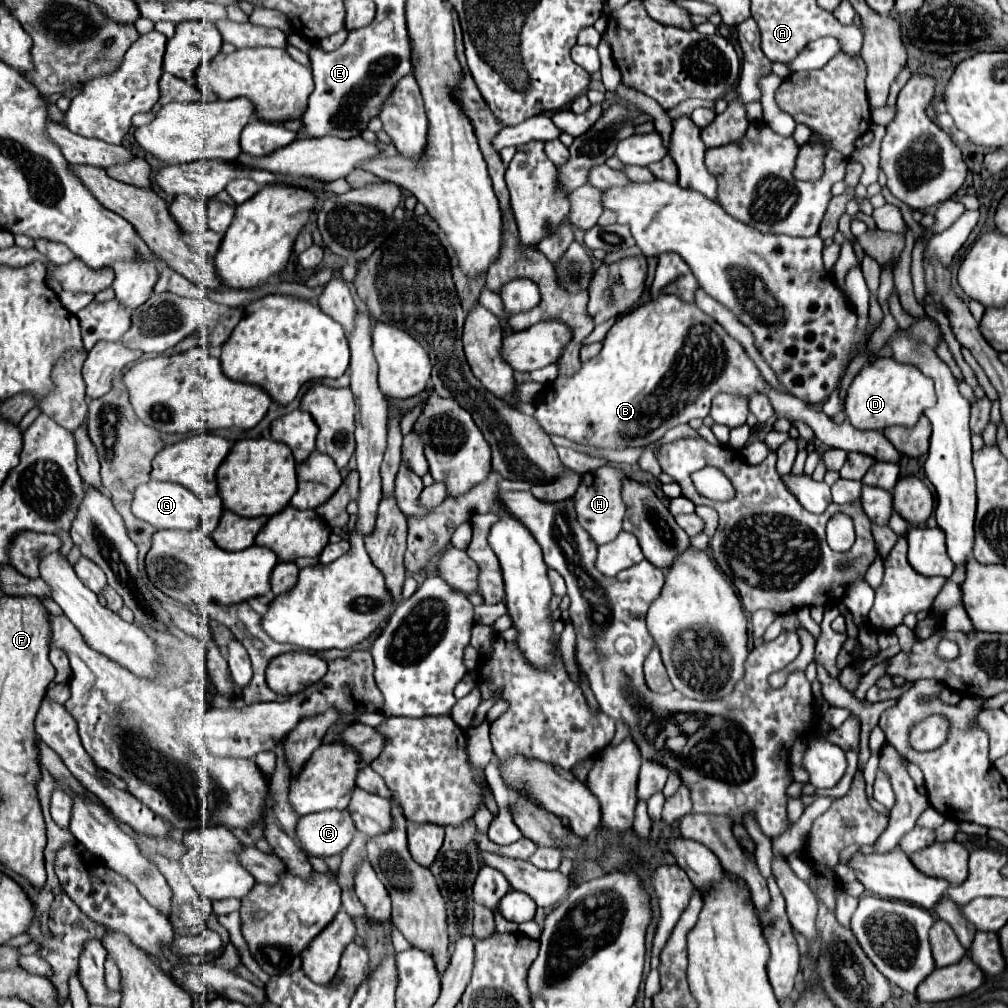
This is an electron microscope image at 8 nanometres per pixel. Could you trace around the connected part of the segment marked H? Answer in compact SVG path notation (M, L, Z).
M612 466L598 468L596 478L594 478L594 472L586 472L582 476L582 484L576 492L578 522L582 524L582 528L586 528L586 532L592 536L592 540L596 544L612 542L618 536L618 532L622 530L622 518L624 518L624 512L626 512L626 506L622 504L622 498L620 498L622 478L626 478L626 474L618 468L612 468Z

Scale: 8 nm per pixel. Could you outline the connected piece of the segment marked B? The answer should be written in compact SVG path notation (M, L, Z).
M660 294L656 300L650 300L632 312L624 314L604 336L602 350L592 360L584 362L578 374L570 378L556 378L542 400L536 406L534 418L542 424L546 434L558 434L564 438L570 438L578 444L592 444L600 448L636 448L636 446L648 446L664 436L666 430L686 424L694 418L706 418L710 412L710 402L716 394L728 392L732 396L744 396L750 398L752 394L764 394L768 396L774 412L778 416L786 416L790 422L804 422L810 426L816 434L816 438L826 444L828 448L840 448L846 452L860 452L866 456L872 456L874 460L882 462L900 462L900 452L886 440L886 436L878 430L858 430L848 420L842 424L836 424L832 418L828 418L824 412L818 412L814 406L806 404L804 400L786 394L782 390L776 390L770 386L752 358L746 354L746 350L728 336L728 332L710 316L706 316L696 304L684 302L676 294Z

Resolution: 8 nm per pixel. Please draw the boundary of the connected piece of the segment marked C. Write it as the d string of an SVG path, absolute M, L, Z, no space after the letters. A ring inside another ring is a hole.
M326 810L302 816L298 822L298 836L302 848L314 856L340 854L352 840L356 826L350 810Z

